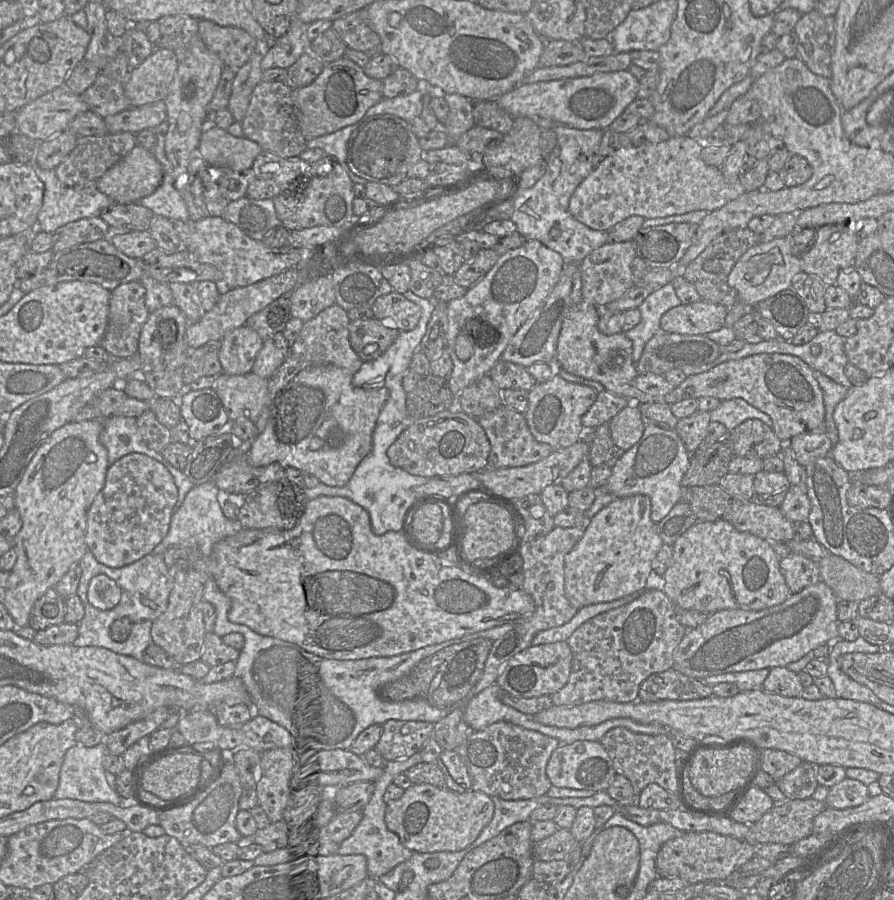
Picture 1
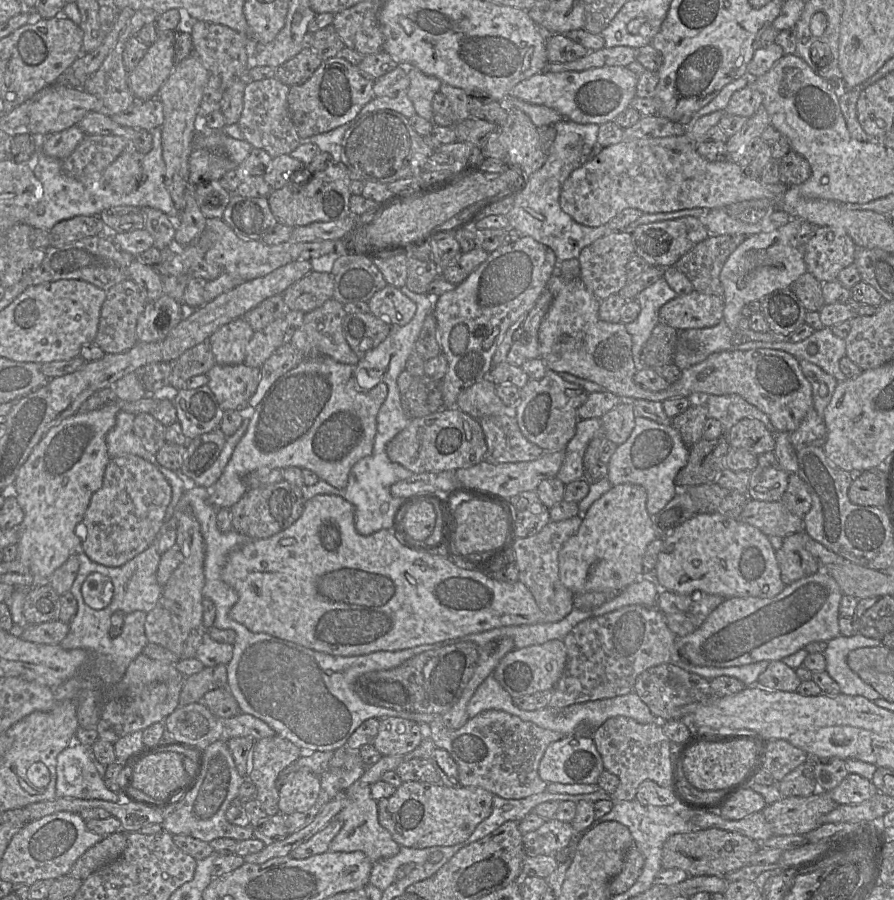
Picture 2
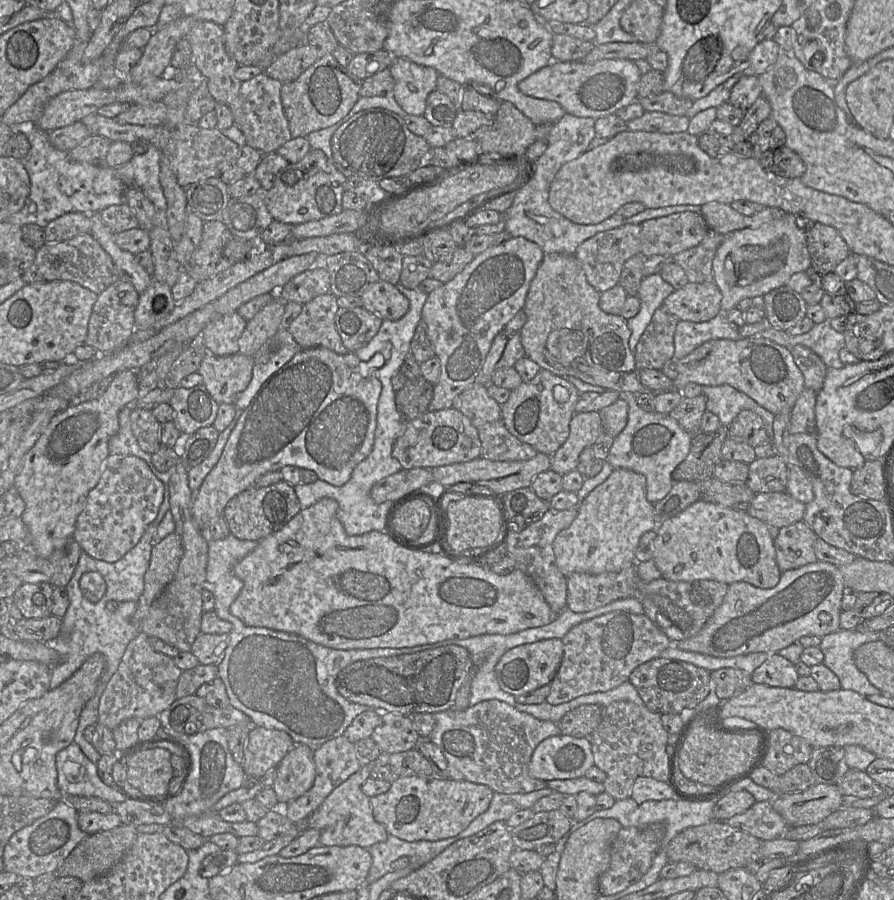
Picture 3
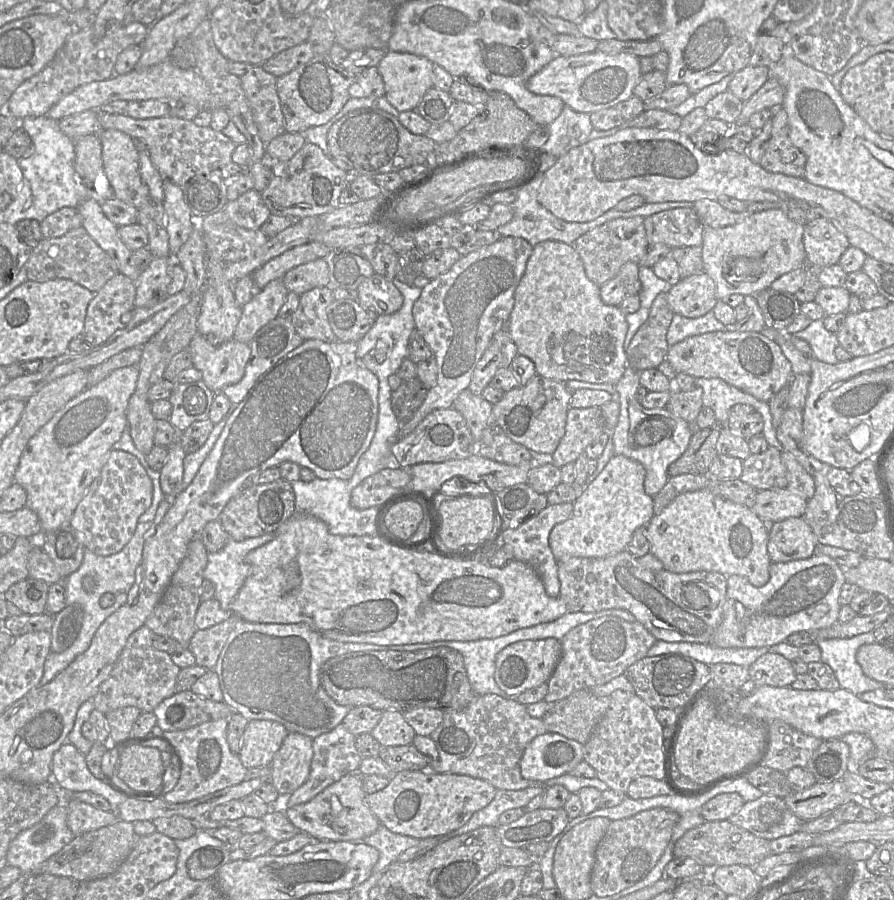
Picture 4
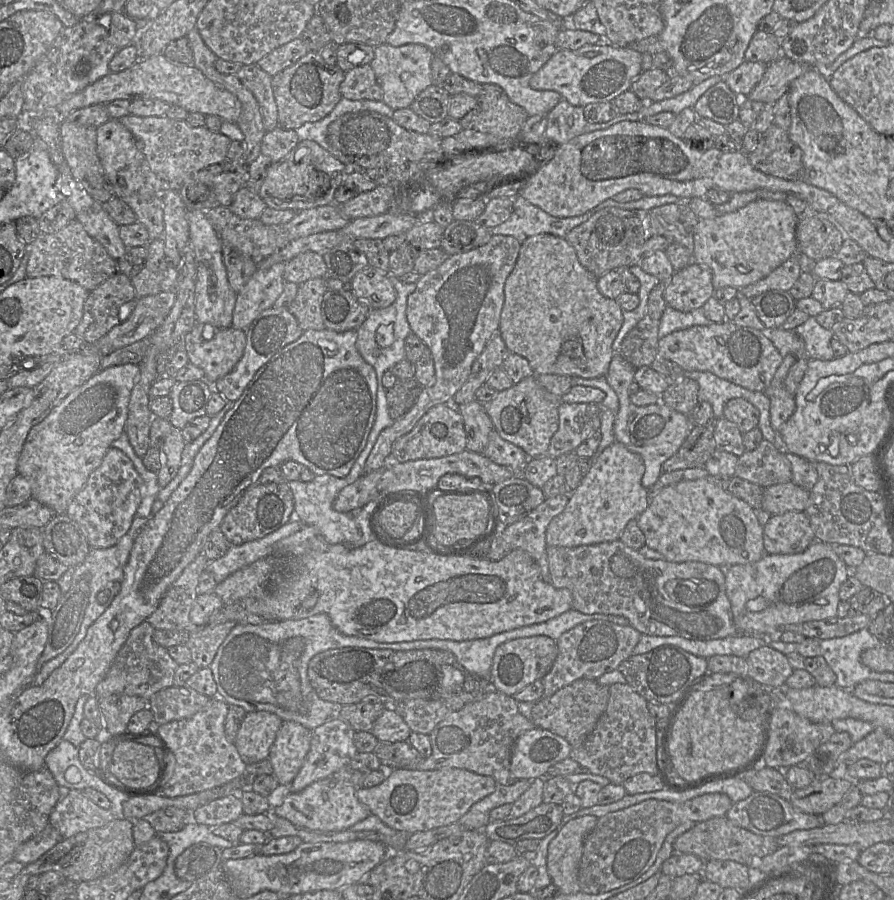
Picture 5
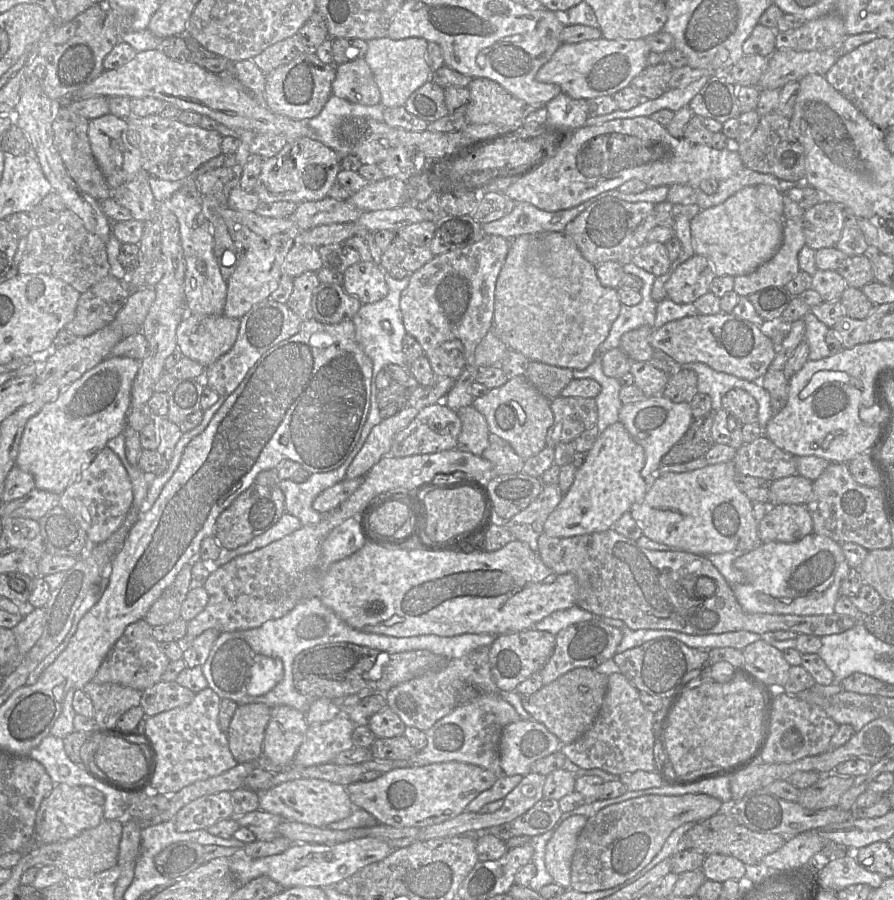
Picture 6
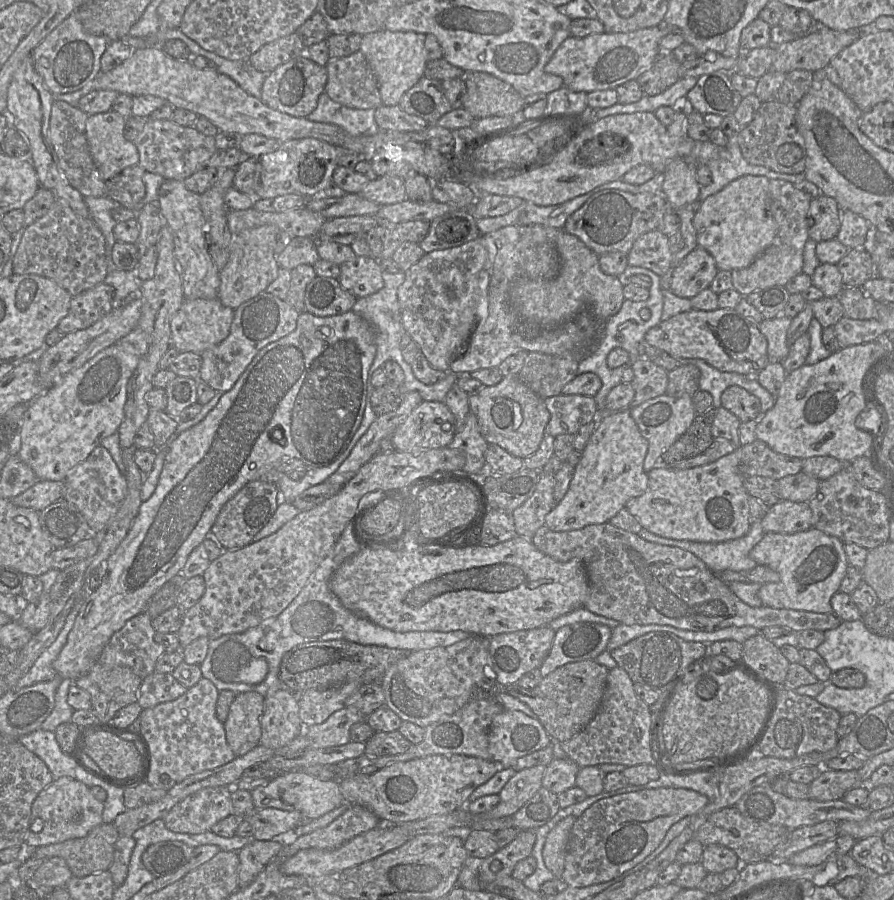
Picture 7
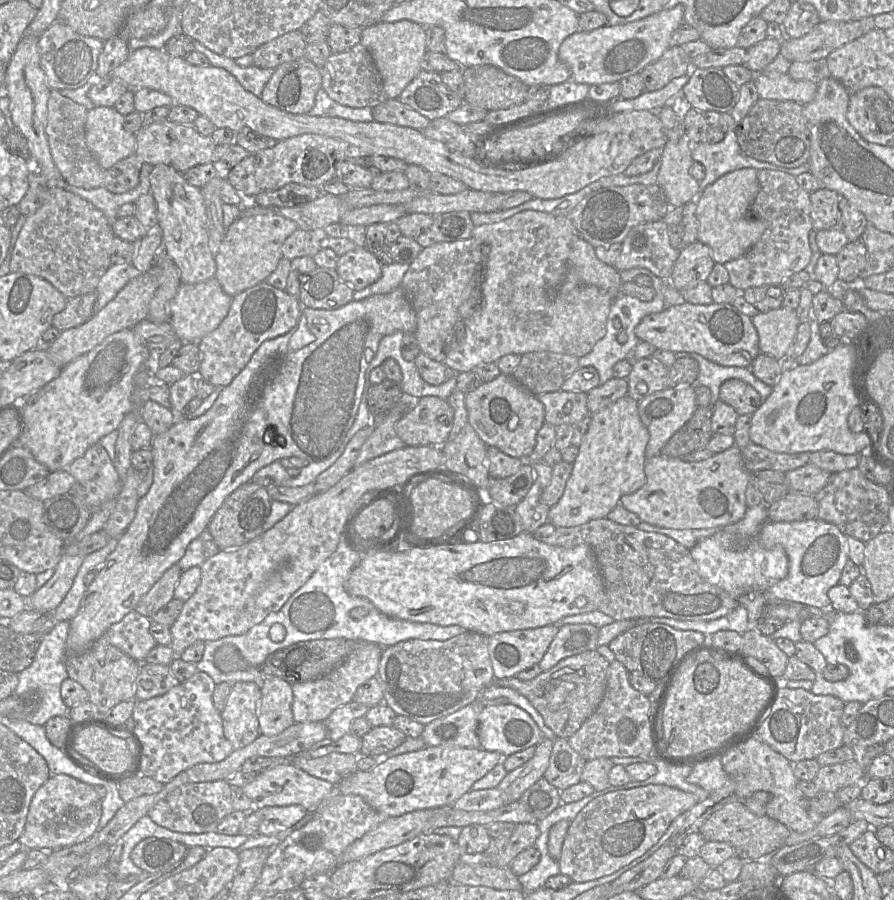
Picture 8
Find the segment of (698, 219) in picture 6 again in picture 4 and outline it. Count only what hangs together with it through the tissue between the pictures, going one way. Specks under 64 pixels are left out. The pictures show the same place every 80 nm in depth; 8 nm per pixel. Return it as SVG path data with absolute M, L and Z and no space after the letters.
M769 209L749 215L743 222L724 228L705 226L702 260L705 272L716 286L717 299L741 294L757 295L780 276L806 265L803 245L804 225L790 219L781 209Z

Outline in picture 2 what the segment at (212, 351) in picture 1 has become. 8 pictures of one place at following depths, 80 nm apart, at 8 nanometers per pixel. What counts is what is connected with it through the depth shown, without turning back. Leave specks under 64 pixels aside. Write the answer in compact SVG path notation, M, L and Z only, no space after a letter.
M208 341L186 350L173 362L169 390L178 391L184 389L188 379L197 375L207 374L215 364L216 361Z

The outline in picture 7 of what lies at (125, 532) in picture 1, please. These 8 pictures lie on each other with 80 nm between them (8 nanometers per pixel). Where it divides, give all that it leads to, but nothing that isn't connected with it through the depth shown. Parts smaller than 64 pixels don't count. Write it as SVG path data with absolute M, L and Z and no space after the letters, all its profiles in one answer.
M102 445L97 446L84 461L73 467L64 483L63 498L77 508L94 534L116 514L127 494L126 478L110 452Z

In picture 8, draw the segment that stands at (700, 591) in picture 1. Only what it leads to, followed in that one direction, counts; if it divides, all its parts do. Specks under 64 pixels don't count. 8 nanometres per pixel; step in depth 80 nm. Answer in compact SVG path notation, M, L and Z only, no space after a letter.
M737 445L696 462L657 455L646 459L644 472L645 484L636 492L620 498L620 504L635 513L641 521L672 529L711 528L720 530L738 522L745 516L748 508L745 492L750 483L750 472L744 466L741 448Z

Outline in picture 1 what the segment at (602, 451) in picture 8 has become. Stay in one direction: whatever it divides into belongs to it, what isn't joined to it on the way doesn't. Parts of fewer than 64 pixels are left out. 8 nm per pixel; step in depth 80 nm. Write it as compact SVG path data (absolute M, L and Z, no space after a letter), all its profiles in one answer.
M646 495L615 498L607 506L588 520L582 538L564 559L564 588L571 605L579 609L583 606L613 601L645 589L652 571L652 561L663 545L657 533L656 524L651 519L651 500Z

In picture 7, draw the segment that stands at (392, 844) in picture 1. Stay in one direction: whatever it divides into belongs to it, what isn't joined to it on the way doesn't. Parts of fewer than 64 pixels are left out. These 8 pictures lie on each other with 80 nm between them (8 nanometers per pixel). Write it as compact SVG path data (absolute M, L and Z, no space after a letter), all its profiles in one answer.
M301 770L282 772L271 779L267 785L258 786L250 792L256 809L296 810L305 820L319 818L346 804L338 781L320 780Z

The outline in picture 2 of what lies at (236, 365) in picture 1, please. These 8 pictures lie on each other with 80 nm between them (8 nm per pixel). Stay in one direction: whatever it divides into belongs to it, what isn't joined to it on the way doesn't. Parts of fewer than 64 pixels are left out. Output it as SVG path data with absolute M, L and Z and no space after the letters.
M237 318L214 332L208 339L215 361L219 365L238 365L245 361L245 349L254 330Z

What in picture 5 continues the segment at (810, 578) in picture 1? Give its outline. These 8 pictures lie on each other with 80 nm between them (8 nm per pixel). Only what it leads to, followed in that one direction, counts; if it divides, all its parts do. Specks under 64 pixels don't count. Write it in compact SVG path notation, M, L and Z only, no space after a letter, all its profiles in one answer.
M805 512L773 515L763 526L763 545L767 554L798 554L815 540Z

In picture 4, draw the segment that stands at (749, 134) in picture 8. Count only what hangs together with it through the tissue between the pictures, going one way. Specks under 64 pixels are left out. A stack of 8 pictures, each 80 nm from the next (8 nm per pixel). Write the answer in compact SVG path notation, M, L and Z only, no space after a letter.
M771 136L766 143L766 149L759 165L768 172L804 178L806 156L792 144L788 136Z

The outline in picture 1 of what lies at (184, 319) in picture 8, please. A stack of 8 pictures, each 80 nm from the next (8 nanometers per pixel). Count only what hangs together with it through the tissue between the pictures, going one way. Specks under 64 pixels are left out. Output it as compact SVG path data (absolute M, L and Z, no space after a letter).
M250 372L243 375L221 373L212 389L217 393L230 422L244 417L254 424L266 407L268 380Z

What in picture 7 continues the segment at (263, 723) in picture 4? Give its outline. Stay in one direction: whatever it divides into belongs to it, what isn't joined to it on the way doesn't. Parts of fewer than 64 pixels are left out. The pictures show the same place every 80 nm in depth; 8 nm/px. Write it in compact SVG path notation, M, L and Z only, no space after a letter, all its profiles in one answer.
M249 691L236 695L224 722L226 740L236 756L241 756L260 744L261 717L265 698Z

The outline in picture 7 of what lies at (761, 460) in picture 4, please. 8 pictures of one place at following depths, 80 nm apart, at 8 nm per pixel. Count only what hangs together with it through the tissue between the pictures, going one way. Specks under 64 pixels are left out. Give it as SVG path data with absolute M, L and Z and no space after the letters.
M758 439L741 446L740 470L743 475L779 480L801 472L803 462L802 458L775 452L765 442Z

